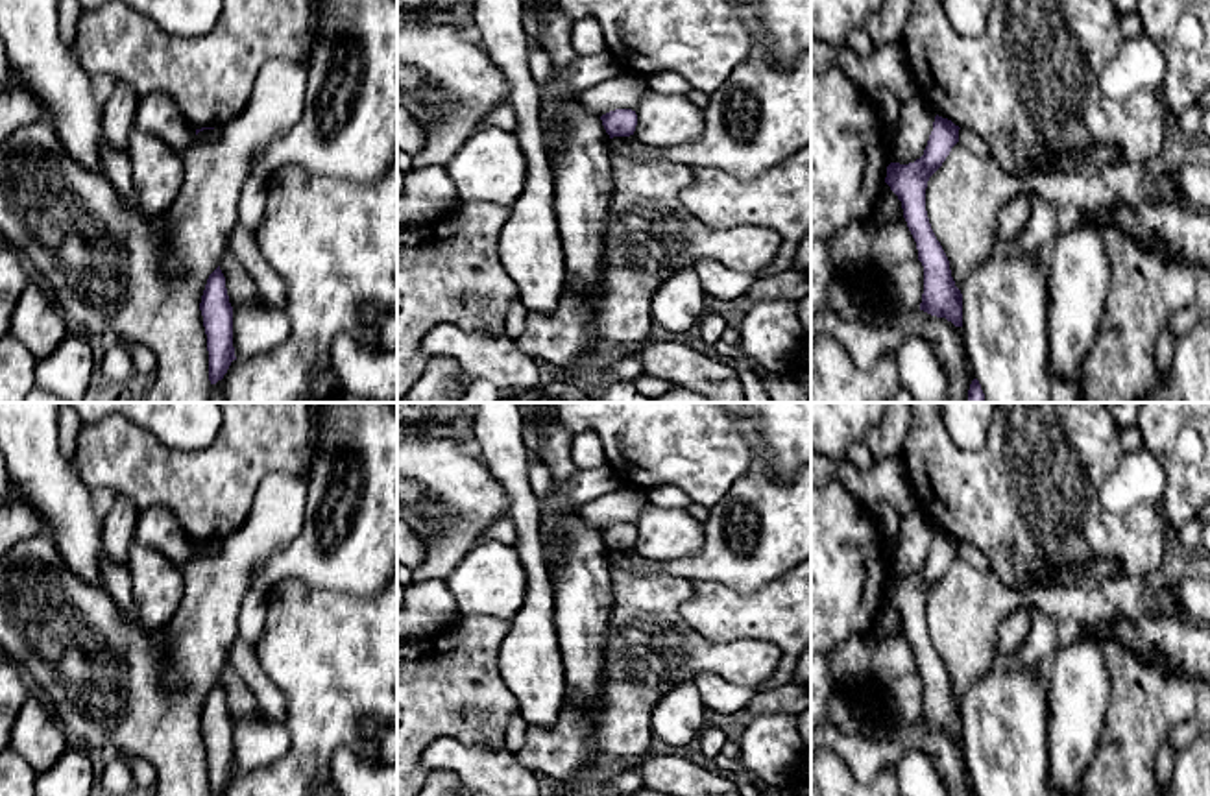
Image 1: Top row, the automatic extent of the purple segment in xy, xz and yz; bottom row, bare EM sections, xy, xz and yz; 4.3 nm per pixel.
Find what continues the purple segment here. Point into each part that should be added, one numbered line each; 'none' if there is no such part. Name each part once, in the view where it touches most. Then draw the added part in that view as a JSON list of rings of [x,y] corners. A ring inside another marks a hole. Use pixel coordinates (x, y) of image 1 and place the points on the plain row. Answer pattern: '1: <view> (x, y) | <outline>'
none

